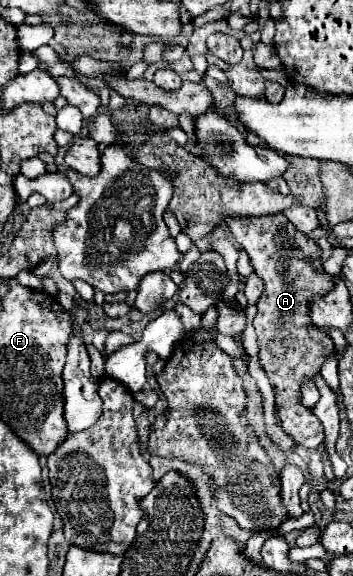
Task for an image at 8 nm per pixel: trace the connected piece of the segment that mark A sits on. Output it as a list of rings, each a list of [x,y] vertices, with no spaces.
[[[283,213],[227,219],[227,227],[249,253],[255,273],[265,281],[265,291],[257,301],[253,327],[259,341],[259,363],[271,379],[281,427],[295,439],[295,443],[305,449],[317,449],[323,443],[323,425],[309,407],[299,403],[299,387],[303,377],[313,379],[321,371],[323,361],[333,355],[335,349],[331,337],[313,327],[309,317],[311,297],[329,293],[335,287],[333,277],[321,269],[321,249],[317,243],[309,241],[307,235],[291,227]]]

